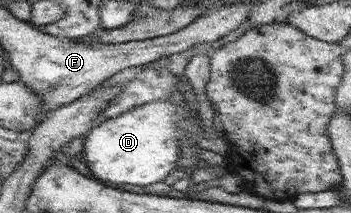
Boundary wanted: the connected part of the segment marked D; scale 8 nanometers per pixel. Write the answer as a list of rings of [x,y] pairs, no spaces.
[[[153,101],[94,125],[84,135],[81,160],[88,165],[93,177],[107,186],[116,184],[147,188],[164,182],[165,177],[175,169],[177,158],[181,156],[181,140],[198,135],[200,129],[195,113],[187,103],[177,105],[173,101]]]

